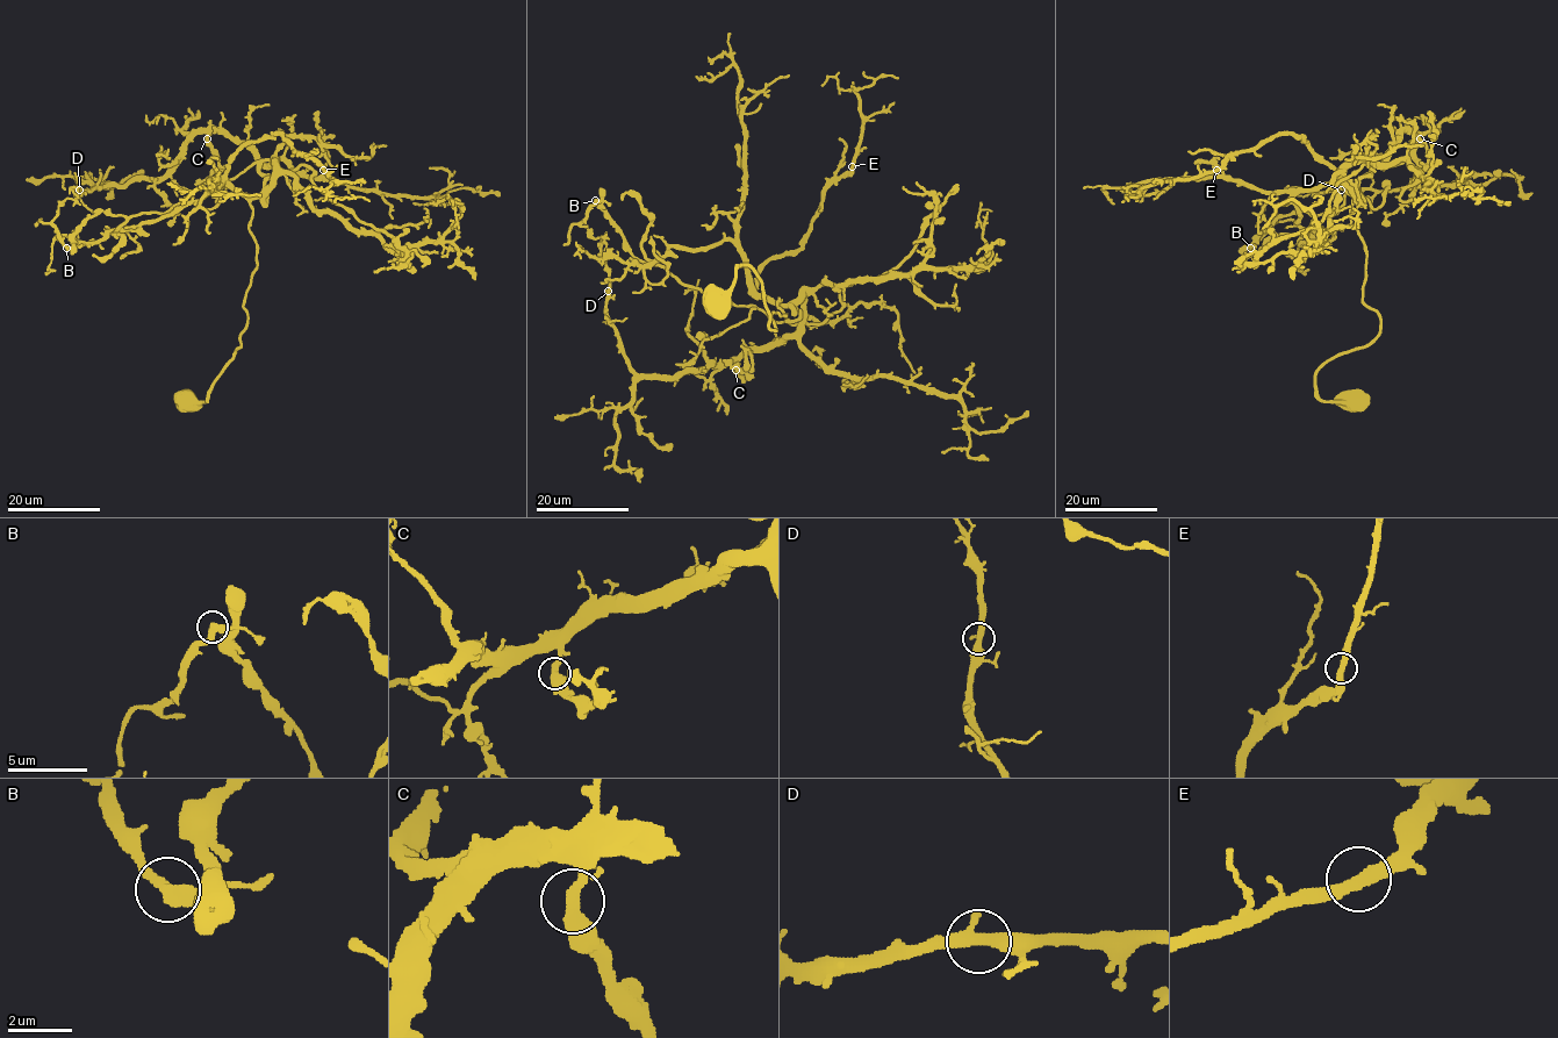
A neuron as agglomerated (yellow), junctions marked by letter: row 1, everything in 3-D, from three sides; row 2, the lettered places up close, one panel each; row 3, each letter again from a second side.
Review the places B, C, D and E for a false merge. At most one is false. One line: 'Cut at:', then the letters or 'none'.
Cut at: B

